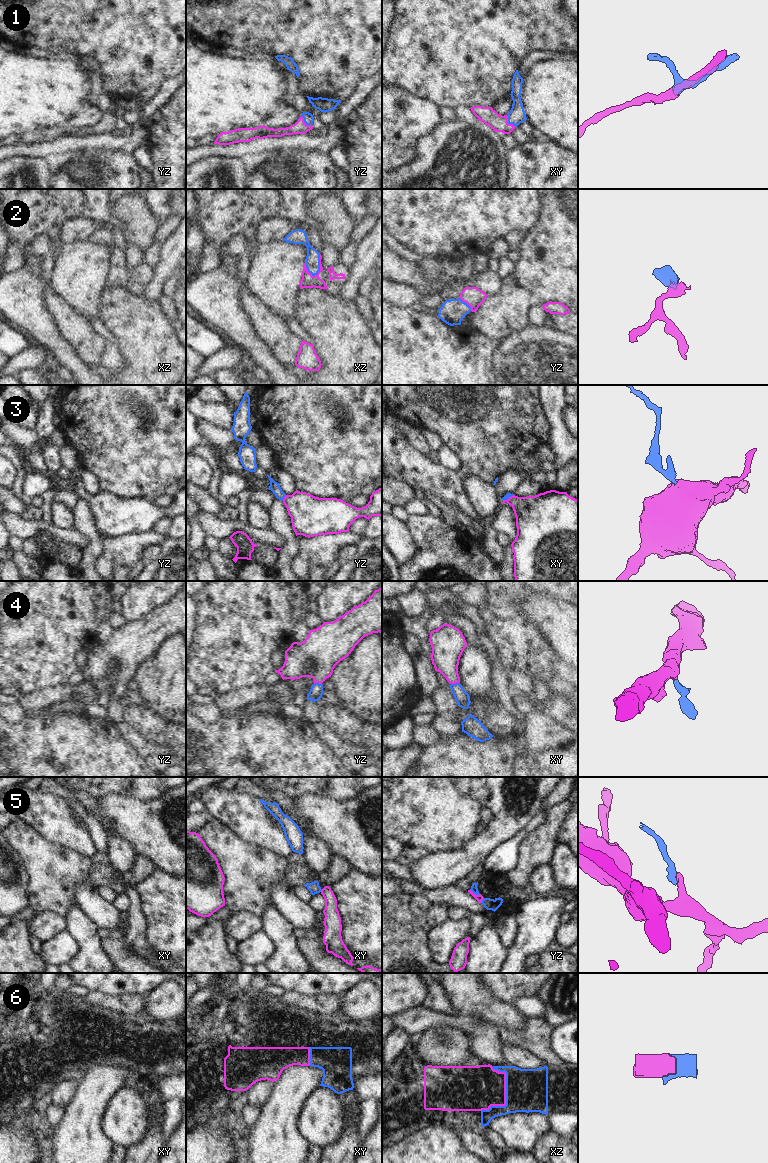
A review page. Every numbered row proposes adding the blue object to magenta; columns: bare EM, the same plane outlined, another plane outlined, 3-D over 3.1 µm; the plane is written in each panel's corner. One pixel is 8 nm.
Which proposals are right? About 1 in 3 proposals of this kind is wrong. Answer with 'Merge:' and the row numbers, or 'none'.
Merge: 1, 2, 3, 4

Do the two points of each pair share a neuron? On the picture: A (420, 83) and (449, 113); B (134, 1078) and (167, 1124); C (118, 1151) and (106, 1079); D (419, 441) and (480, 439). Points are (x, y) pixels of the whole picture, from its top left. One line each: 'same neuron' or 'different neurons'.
A: different neurons
B: different neurons
C: different neurons
D: different neurons

